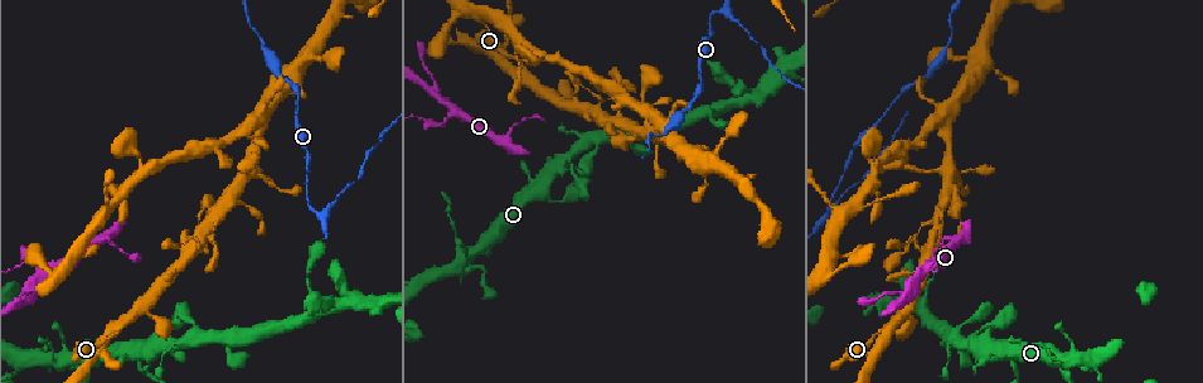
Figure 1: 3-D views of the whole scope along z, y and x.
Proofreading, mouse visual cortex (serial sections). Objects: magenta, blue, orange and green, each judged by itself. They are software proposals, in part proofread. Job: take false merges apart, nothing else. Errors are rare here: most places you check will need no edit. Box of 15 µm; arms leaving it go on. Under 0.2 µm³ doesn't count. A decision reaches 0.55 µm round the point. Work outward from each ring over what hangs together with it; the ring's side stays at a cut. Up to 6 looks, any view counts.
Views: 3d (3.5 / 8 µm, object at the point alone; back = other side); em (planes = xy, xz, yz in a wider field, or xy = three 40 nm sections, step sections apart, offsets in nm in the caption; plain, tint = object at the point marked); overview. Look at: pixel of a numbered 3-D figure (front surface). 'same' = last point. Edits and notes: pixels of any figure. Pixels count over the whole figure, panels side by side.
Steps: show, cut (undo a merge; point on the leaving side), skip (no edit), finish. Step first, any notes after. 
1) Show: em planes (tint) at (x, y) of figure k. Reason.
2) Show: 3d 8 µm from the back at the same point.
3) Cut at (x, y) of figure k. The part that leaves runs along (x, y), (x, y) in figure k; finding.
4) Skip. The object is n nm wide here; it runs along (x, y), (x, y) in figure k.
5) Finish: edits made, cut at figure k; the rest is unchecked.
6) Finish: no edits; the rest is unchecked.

Show: 3d 3.5 µm at (723, 11) of figure 1. Abrupt turn.

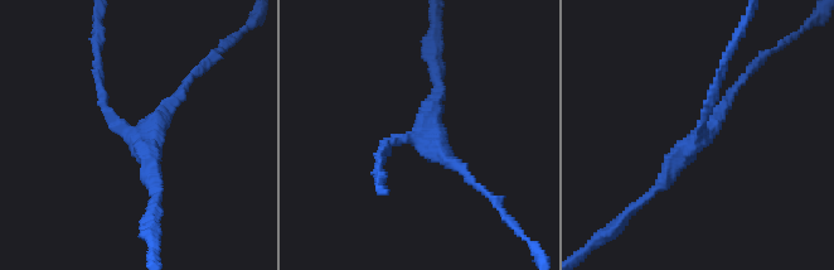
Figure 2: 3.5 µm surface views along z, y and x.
Show: em xy step 1 (tint) at (416, 138) of figure 2. 3 arms meet here; the arms are 150, 150, 200 nm wide; need the tissue.

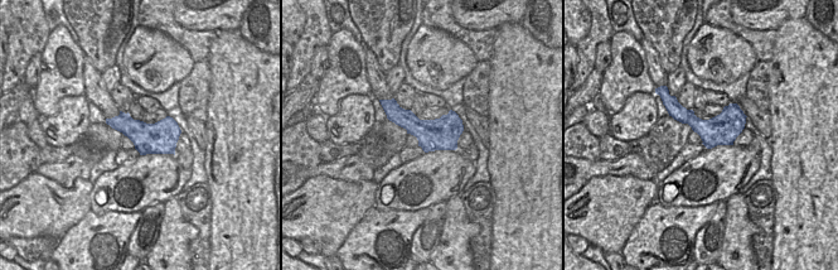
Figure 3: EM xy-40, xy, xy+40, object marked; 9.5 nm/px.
Show: em planes (tint) at the same point. Cut it another way.

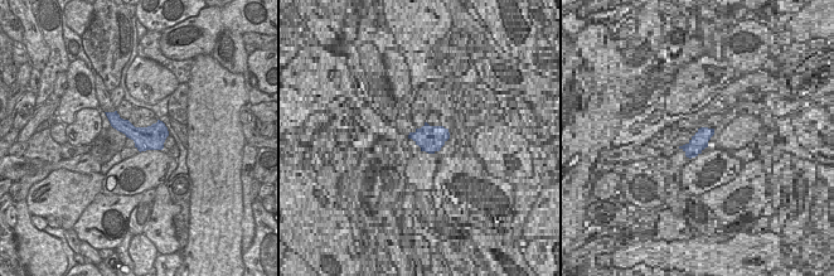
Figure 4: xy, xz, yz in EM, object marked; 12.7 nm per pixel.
Skip. Continuous, no second cell.

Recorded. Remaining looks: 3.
Show: 3d 8 µm at (666, 128) of figure 1. Calibre changes.

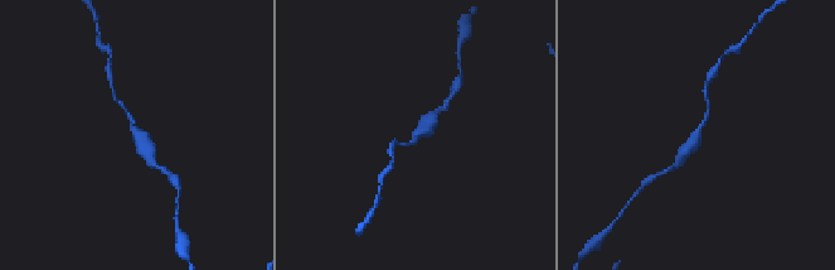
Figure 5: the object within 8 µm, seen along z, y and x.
Show: em xy step 3 (tint) at (417, 134) of figure 5. The arms are 100, 400 nm wide.

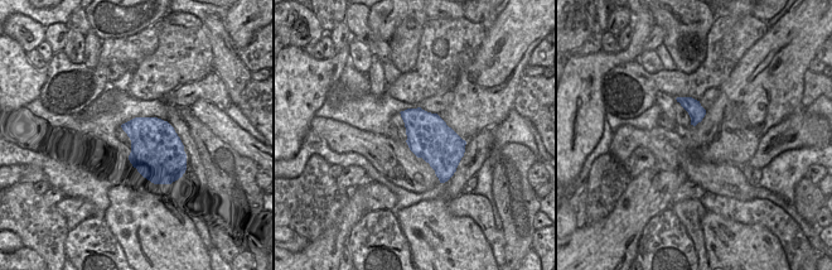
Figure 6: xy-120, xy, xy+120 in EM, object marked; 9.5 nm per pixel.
Skip. It runs along (147, 155), (130, 115), (115, 97) in figure 5; one cell here.

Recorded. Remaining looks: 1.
Finish: no edits; the rest is unchecked.

